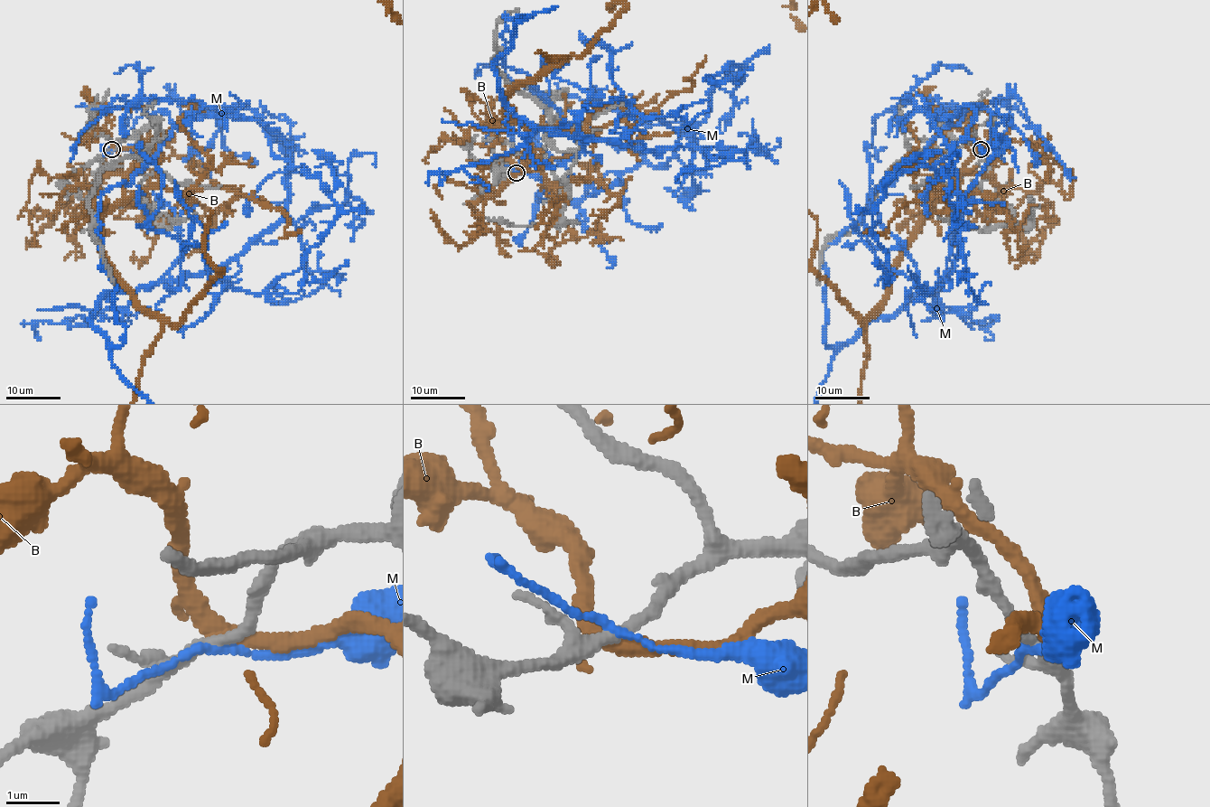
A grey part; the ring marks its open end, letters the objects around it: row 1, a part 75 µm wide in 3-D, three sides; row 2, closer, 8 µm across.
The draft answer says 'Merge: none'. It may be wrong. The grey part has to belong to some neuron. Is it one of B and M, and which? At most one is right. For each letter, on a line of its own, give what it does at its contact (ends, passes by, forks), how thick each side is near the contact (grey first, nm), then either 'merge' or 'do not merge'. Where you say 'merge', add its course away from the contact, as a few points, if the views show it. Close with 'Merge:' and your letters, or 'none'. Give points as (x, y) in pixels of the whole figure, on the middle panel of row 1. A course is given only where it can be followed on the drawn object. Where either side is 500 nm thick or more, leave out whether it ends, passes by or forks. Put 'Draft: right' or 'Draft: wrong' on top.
Draft: right
B: it forks; calibres 200 and 280 nm; do not merge
M: it passes by; calibres 200 and 110 nm; do not merge
Merge: none

